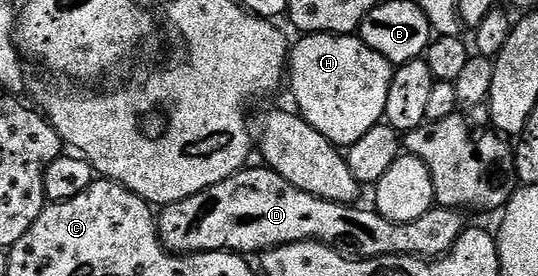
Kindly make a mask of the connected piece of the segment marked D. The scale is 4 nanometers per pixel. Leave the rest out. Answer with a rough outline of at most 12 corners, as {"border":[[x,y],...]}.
{"border":[[247,166],[157,213],[168,252],[261,254],[301,240],[446,255],[463,213],[416,222]]}

